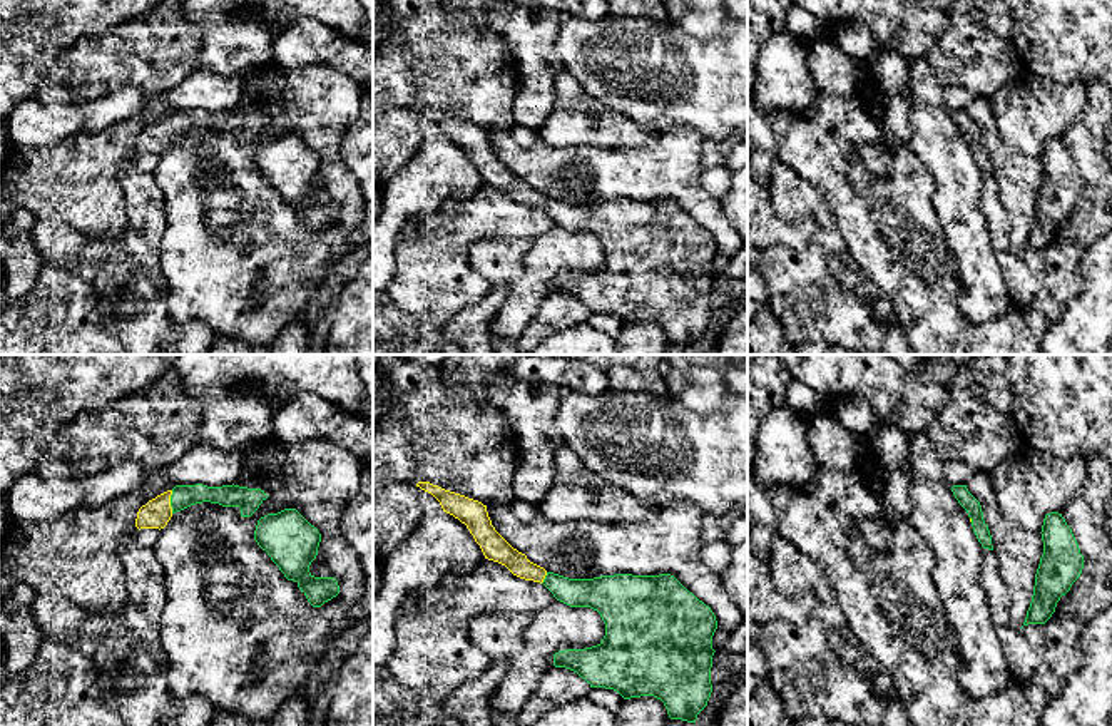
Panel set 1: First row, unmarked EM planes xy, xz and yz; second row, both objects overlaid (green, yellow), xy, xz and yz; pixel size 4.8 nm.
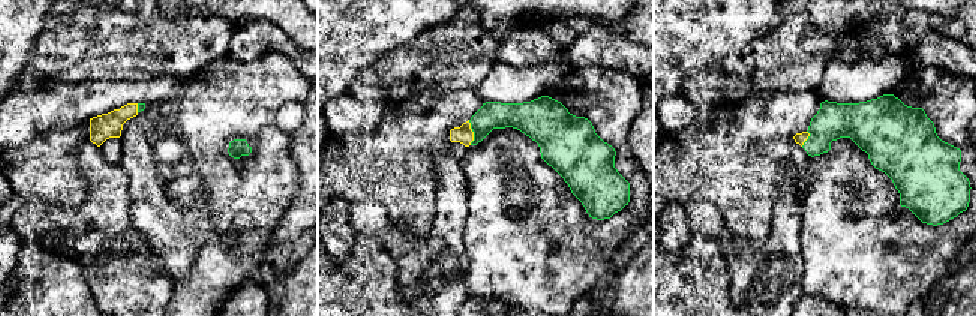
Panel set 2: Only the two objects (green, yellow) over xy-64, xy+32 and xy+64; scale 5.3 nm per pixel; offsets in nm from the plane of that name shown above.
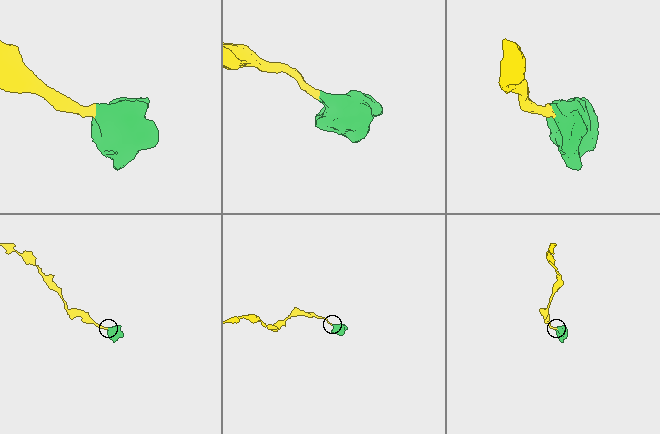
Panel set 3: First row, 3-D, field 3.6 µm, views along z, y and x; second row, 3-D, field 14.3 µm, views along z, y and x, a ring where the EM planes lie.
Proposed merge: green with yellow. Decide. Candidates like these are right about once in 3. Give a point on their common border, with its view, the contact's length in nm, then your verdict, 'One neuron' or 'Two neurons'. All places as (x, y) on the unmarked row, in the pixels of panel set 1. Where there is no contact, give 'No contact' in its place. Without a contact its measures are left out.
Touches green at xy (171, 127). Shared border 110 nm. One neuron

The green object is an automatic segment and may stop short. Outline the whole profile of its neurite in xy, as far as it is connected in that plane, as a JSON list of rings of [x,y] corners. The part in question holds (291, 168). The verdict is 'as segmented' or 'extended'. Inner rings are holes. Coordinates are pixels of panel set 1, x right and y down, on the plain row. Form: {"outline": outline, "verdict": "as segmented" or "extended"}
{"outline": [[[296,134],[261,142],[254,166],[284,202],[298,209],[313,233],[321,233],[339,219],[334,202],[314,202],[309,197],[309,191],[318,181],[321,159]]], "verdict": "as segmented"}

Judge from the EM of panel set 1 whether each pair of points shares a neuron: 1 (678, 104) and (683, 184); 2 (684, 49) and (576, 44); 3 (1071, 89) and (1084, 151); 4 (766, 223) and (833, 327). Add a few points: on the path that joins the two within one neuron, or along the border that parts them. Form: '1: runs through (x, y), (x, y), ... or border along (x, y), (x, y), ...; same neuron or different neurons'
1: border along (659, 132), (676, 126), (688, 126), (703, 139); different neurons
2: runs through (658, 49), (602, 49); same neuron
3: border along (1076, 121), (1060, 138); different neurons
4: border along (813, 223), (813, 238), (803, 248), (765, 251); different neurons

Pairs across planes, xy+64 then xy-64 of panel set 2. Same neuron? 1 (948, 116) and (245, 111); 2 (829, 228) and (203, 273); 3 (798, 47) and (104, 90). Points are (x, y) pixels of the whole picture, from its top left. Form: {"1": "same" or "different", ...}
{"1": "same", "2": "different", "3": "different"}

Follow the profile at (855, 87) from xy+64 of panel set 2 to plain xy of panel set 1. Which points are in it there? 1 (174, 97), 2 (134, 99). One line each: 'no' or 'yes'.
1: yes
2: yes

